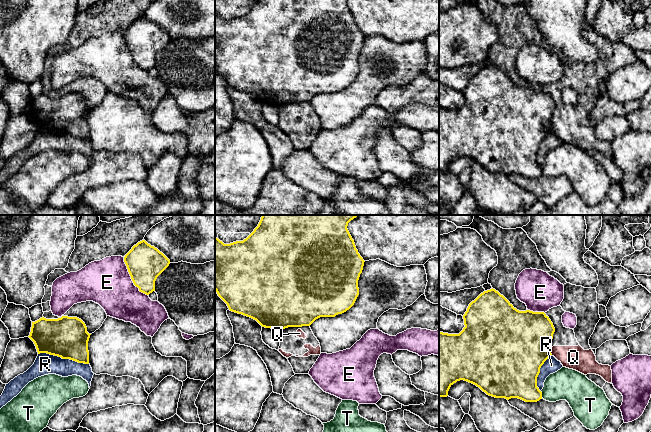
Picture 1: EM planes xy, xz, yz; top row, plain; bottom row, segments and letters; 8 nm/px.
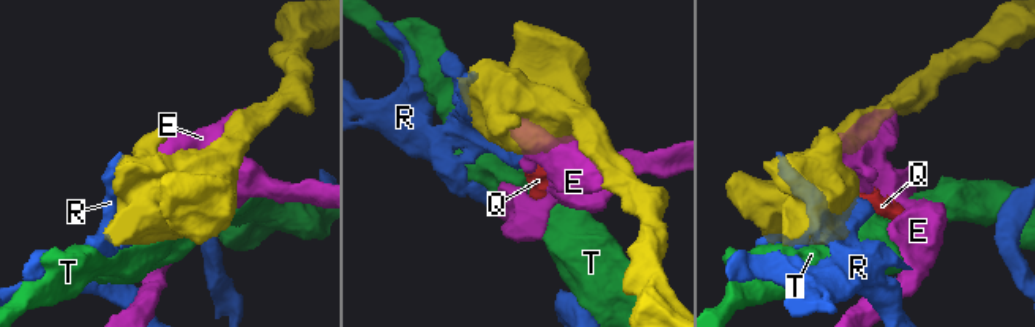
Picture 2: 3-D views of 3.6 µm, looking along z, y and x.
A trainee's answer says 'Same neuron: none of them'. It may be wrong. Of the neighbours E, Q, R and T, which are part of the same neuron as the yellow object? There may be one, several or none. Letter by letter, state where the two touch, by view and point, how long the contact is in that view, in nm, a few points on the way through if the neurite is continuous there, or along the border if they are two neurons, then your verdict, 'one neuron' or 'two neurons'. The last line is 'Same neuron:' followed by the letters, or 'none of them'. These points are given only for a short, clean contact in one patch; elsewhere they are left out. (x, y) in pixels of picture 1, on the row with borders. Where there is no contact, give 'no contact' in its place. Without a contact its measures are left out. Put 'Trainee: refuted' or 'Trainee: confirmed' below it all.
E: xy (131, 278) | 360 nm | two neurons
Q: yz (550, 351) | 60 nm | two neurons
R: xy (63, 358) | 420 nm | two neurons
T: yz (541, 394) | 60 nm | two neurons
Same neuron: none of them
Trainee: confirmed

